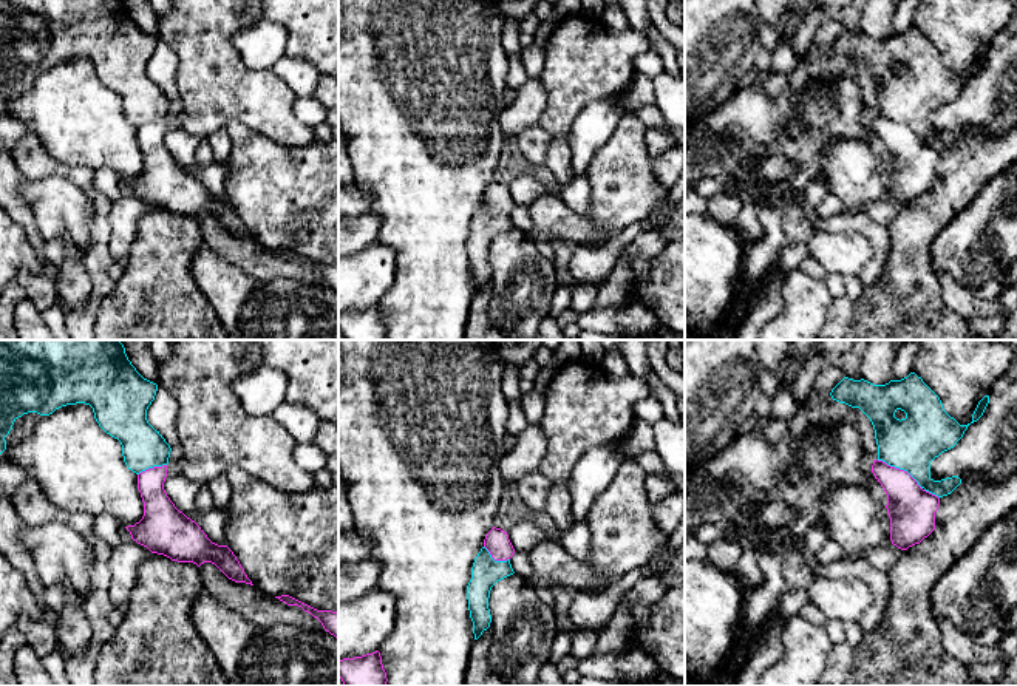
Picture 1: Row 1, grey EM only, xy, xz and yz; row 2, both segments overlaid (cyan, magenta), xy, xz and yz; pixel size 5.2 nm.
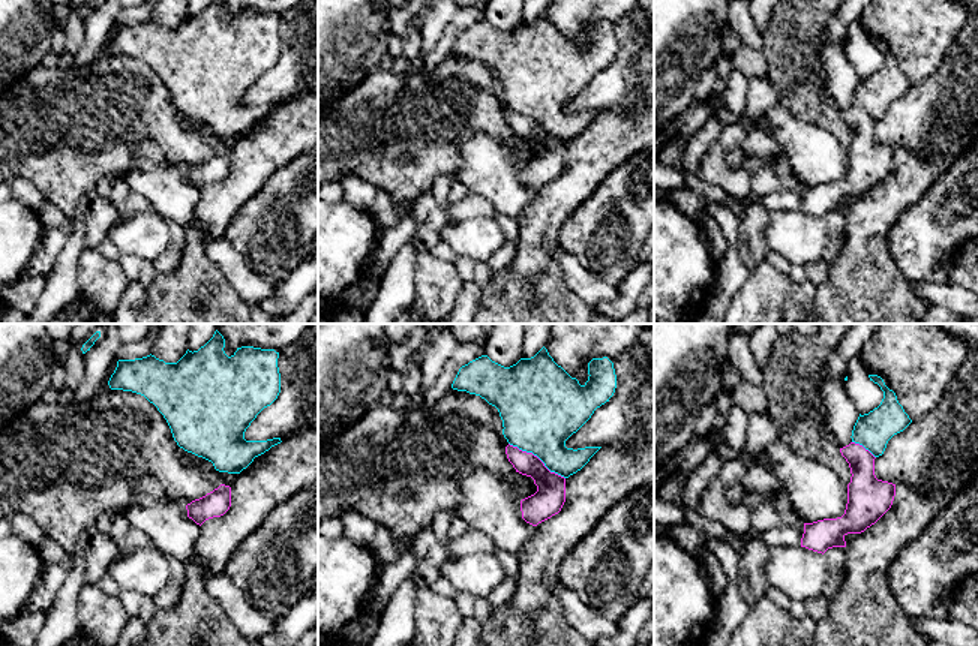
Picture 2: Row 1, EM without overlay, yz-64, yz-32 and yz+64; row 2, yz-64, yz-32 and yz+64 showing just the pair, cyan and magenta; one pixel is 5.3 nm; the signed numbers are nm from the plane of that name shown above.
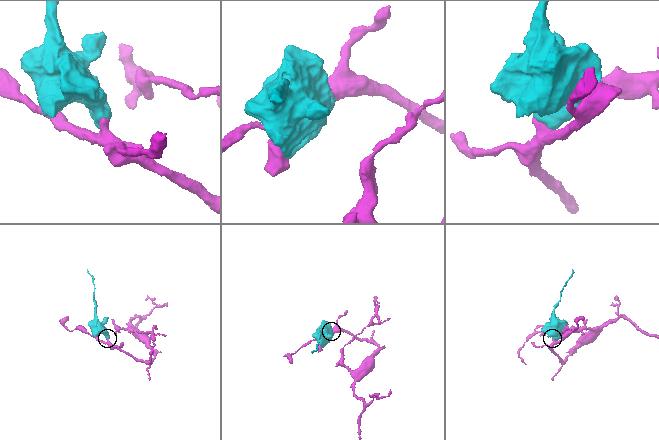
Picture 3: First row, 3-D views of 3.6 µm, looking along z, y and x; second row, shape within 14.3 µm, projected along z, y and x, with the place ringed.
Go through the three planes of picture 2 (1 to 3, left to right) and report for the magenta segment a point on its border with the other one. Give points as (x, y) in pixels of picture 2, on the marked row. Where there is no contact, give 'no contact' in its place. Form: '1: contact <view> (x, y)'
1: no contact
2: contact yz-32 (537, 456)
3: contact yz+64 (864, 447)

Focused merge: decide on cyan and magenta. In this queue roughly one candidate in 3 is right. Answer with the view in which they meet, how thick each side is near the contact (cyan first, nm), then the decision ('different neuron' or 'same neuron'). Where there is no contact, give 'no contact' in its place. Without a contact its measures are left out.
yz | 280/240 nm | different neuron

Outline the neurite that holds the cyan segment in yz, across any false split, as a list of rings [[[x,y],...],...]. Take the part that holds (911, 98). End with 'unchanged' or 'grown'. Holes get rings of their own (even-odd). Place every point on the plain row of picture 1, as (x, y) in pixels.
[[[915,26],[886,39],[844,31],[830,49],[859,62],[870,73],[878,114],[907,125],[921,142],[938,151],[961,138],[958,130],[934,134],[930,116],[954,102],[971,77],[960,79],[951,71],[940,51]]]; unchanged

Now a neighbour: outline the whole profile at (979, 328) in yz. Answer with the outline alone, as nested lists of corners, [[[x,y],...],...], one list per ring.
[[[998,315],[992,318],[974,318],[968,321],[969,340],[994,340],[1002,334],[1009,317]]]

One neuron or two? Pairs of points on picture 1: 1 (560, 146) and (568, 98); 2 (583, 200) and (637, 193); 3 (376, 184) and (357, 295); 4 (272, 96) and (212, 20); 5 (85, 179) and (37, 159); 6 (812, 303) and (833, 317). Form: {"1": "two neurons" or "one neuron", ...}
{"1": "two neurons", "2": "two neurons", "3": "two neurons", "4": "one neuron", "5": "one neuron", "6": "two neurons"}

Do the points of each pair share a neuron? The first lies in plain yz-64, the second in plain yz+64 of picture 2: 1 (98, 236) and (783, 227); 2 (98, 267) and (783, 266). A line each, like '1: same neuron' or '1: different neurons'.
1: different neurons
2: different neurons

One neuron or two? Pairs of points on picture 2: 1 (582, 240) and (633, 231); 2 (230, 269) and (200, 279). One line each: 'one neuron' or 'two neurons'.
1: one neuron
2: two neurons

